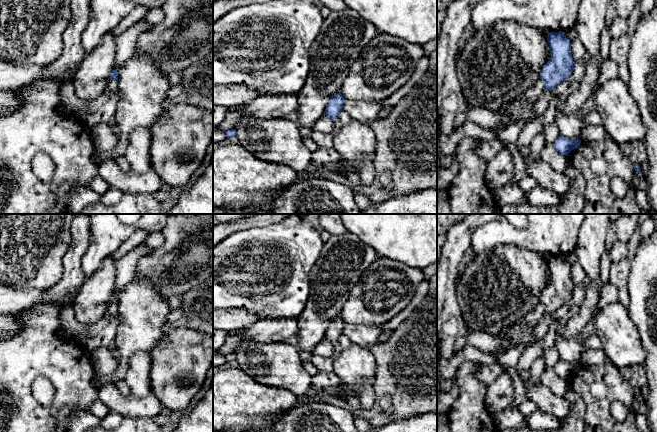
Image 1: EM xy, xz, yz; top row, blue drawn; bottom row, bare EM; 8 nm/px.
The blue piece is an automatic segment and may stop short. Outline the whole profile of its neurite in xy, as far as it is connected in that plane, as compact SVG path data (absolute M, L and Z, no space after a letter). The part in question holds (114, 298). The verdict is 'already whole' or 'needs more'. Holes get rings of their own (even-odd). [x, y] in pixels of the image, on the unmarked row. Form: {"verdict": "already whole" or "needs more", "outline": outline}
{"verdict": "needs more", "outline": "M114 293L110 298L110 307L104 317L111 318L118 314L118 296Z"}

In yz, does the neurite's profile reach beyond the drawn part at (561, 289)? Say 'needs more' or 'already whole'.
needs more

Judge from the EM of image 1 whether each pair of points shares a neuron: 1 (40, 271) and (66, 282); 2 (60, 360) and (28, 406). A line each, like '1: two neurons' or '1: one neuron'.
1: two neurons
2: one neuron

